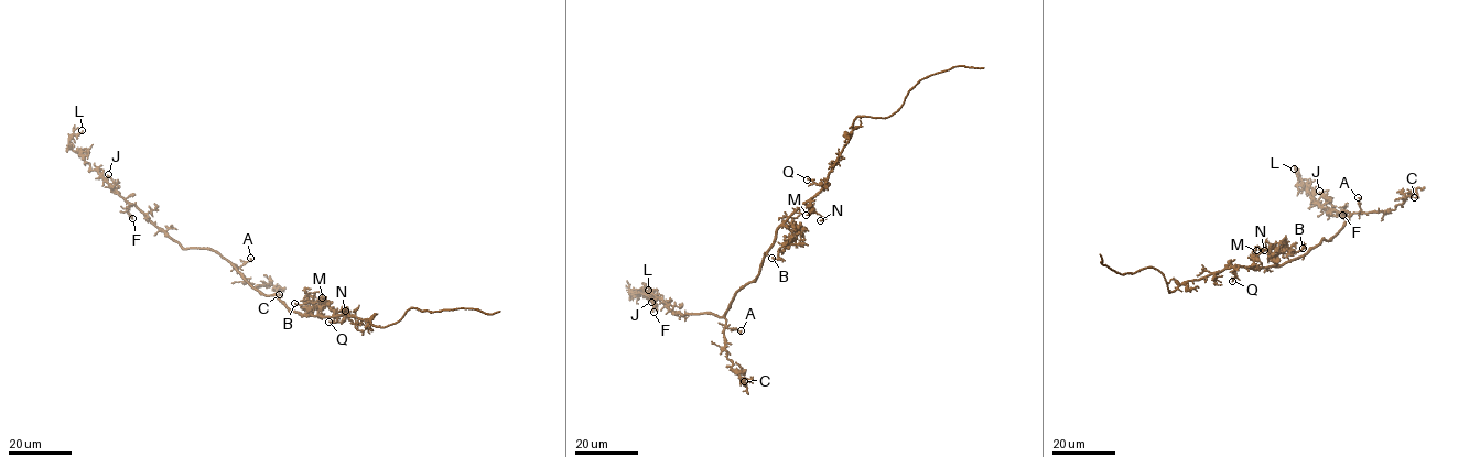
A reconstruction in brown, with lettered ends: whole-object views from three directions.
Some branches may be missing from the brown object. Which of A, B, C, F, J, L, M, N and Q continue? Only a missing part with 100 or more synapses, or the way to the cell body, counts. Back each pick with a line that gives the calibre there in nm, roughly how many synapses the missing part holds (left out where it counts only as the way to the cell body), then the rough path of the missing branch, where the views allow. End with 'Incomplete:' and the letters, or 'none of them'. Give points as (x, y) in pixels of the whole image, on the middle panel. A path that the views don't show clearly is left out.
Incomplete: none of them

